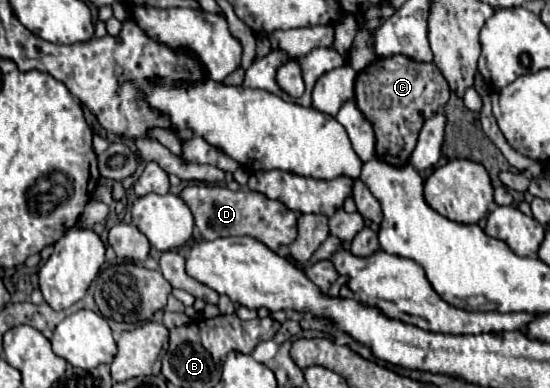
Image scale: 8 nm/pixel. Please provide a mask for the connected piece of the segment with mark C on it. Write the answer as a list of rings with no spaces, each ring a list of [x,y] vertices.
[[[406,55],[378,57],[356,77],[356,105],[376,133],[376,159],[404,167],[416,147],[422,123],[450,97],[448,83],[436,63],[418,63]]]

